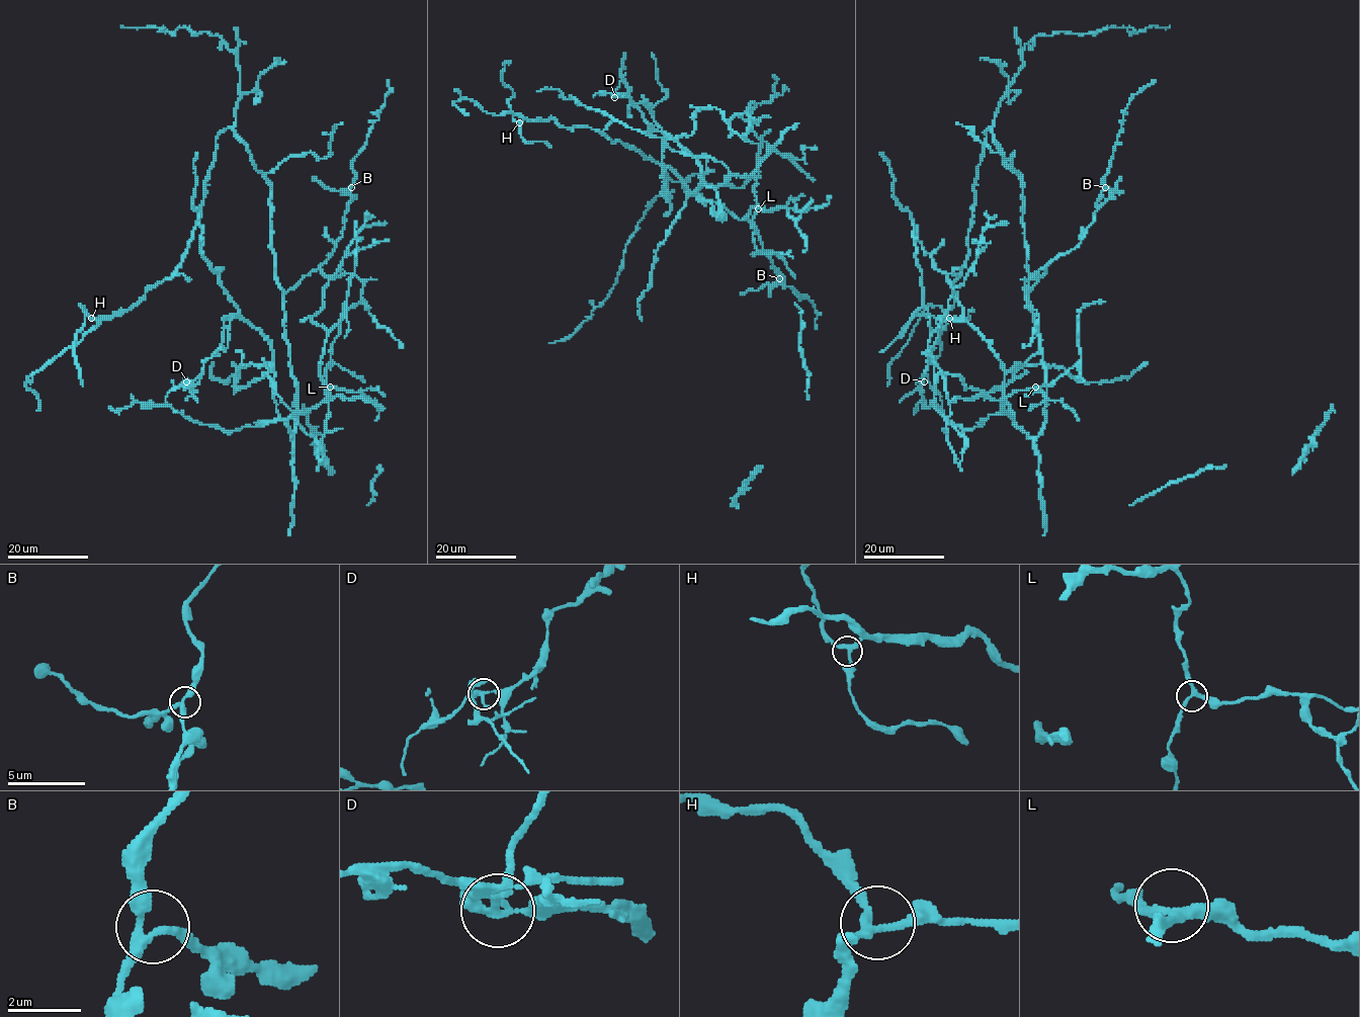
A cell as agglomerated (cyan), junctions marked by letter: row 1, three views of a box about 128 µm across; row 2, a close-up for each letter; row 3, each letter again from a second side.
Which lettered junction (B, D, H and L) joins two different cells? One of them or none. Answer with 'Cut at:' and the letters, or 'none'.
Cut at: D

